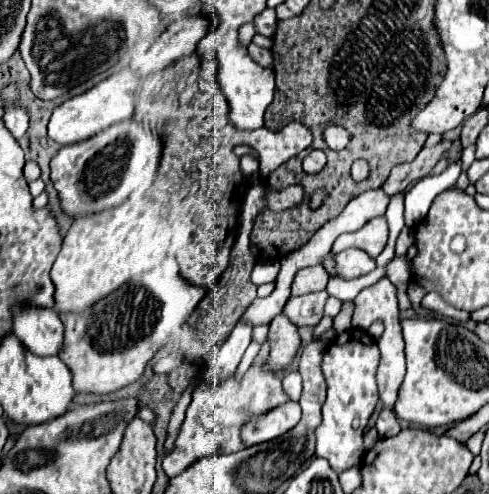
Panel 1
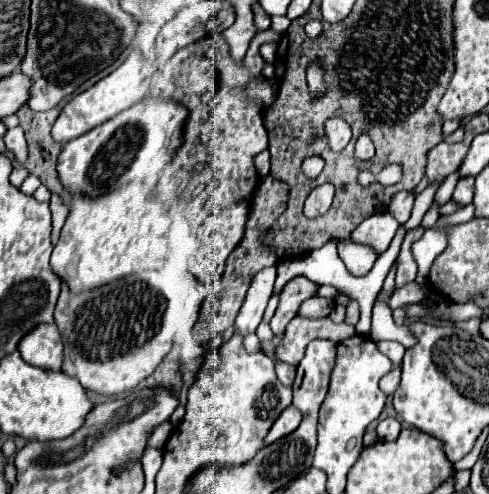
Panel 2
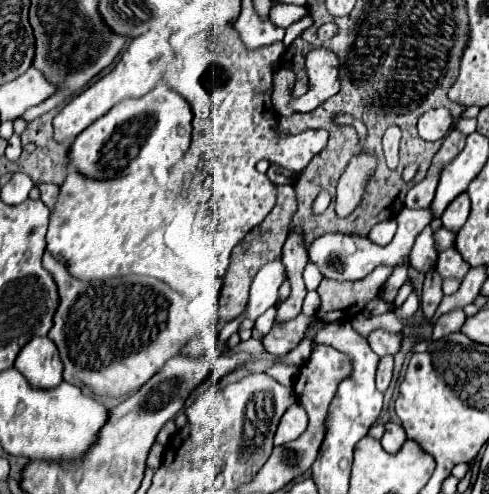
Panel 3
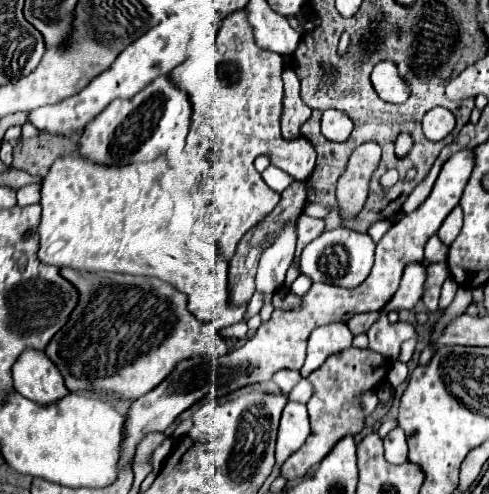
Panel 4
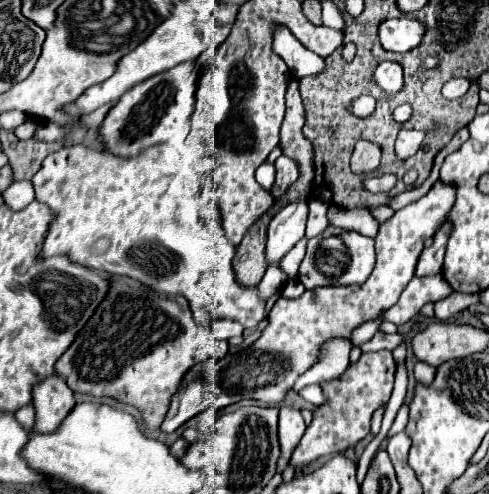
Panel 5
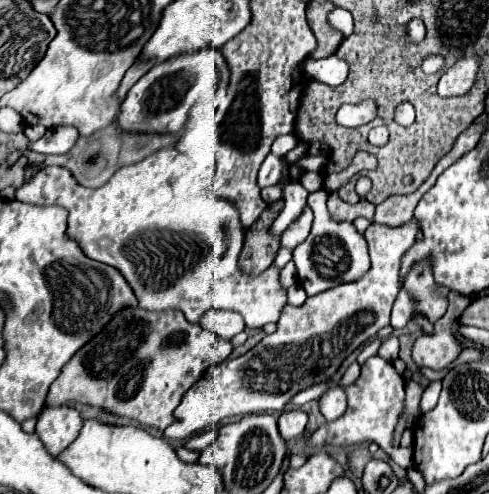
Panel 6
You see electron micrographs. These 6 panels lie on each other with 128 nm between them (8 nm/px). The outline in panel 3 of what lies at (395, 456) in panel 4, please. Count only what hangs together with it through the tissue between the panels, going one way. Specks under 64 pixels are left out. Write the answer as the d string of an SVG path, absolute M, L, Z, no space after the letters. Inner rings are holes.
M388 422L386 424L386 432L382 436L382 446L388 454L396 454L400 452L402 444L406 442L406 434L404 434L404 428L400 424L392 424Z

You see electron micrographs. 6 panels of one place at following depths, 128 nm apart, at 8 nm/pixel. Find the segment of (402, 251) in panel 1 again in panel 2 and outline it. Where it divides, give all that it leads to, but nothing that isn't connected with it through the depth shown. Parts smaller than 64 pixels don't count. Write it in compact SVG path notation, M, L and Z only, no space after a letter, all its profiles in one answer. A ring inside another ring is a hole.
M392 266L390 274L388 274L388 278L384 282L384 288L382 288L382 292L380 292L380 296L378 296L376 304L374 304L374 310L372 310L372 334L370 334L370 338L374 342L378 342L378 340L396 340L404 348L412 348L412 344L416 344L416 336L406 326L394 324L392 310L386 306L388 296L394 290L394 276L396 276L396 266Z

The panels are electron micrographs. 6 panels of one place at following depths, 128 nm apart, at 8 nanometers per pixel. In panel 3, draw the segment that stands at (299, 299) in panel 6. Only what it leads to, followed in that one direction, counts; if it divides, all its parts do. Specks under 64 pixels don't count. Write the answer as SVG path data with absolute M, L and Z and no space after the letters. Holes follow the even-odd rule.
M308 262L306 270L304 270L304 284L306 284L306 290L316 290L320 282L322 282L320 270L316 270L316 264Z

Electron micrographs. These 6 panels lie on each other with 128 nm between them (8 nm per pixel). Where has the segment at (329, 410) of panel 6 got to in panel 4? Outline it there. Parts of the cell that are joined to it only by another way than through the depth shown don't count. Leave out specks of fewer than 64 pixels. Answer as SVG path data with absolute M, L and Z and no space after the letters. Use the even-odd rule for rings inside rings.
M300 380L300 382L294 386L294 390L290 392L288 398L306 404L306 402L310 400L310 396L312 396L312 384L308 384L308 380Z

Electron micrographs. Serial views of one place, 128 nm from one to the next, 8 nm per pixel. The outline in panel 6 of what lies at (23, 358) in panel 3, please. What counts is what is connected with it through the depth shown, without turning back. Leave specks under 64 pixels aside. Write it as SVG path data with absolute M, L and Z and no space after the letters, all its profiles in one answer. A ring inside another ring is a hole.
M48 406L38 416L36 434L44 442L48 454L60 456L78 438L82 424L84 420L80 418L78 410L68 406L60 406L60 408Z

